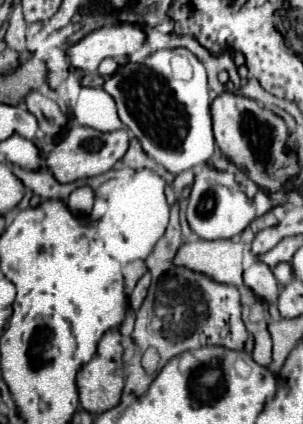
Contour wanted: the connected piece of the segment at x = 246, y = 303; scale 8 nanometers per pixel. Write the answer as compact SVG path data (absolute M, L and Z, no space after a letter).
M196 240L196 242L188 242L188 244L182 244L176 252L176 260L174 264L176 266L184 266L192 272L200 272L216 282L222 282L222 284L232 284L240 290L240 300L242 300L242 308L244 312L252 308L252 304L256 302L256 296L244 286L242 282L242 254L244 254L244 242L242 240L214 240L214 242L208 242L208 240Z

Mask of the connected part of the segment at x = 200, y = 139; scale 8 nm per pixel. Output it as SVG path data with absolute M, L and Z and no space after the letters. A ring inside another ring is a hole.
M158 50L150 54L142 64L130 62L106 80L104 90L114 98L120 120L130 128L130 134L138 138L144 152L162 164L168 172L180 174L194 166L206 164L214 154L216 142L212 134L212 100L208 94L206 68L190 50ZM184 140L186 146L182 146Z

